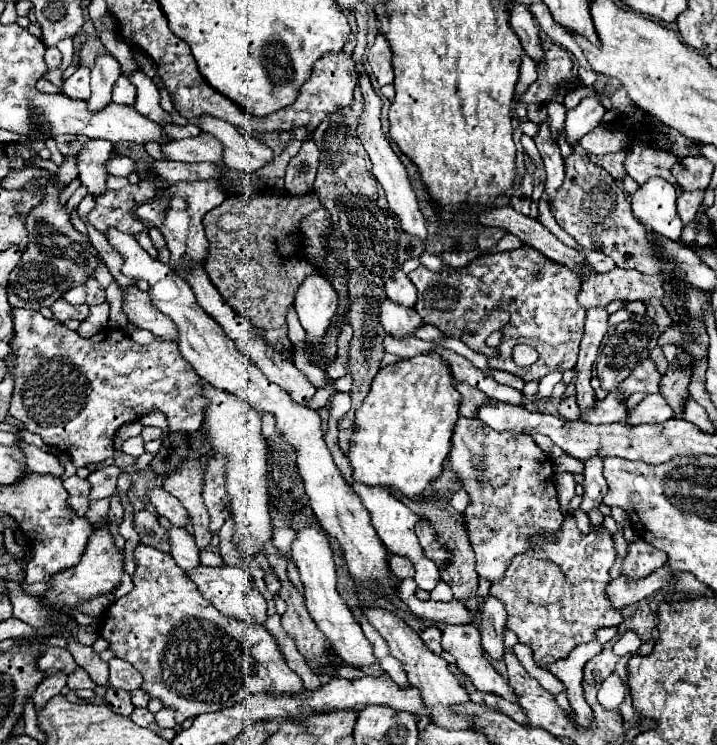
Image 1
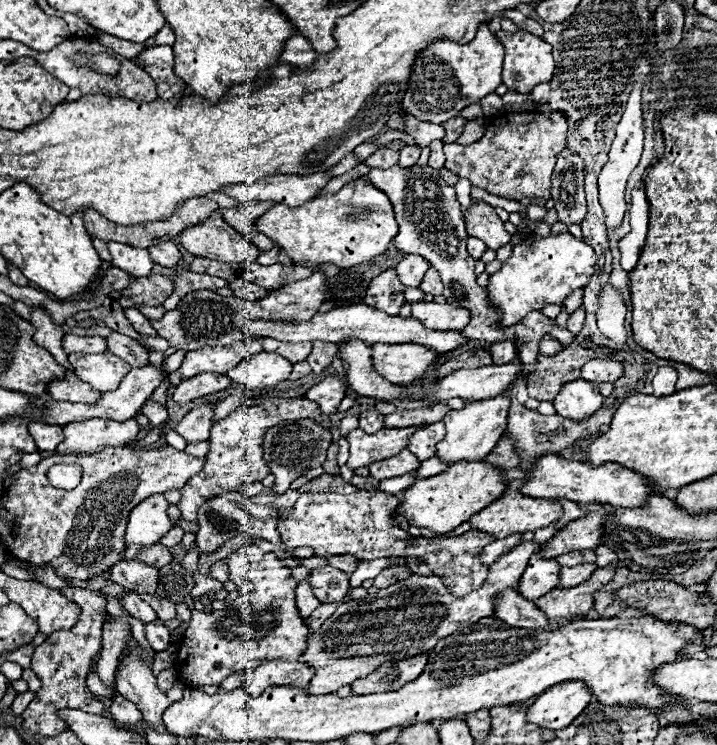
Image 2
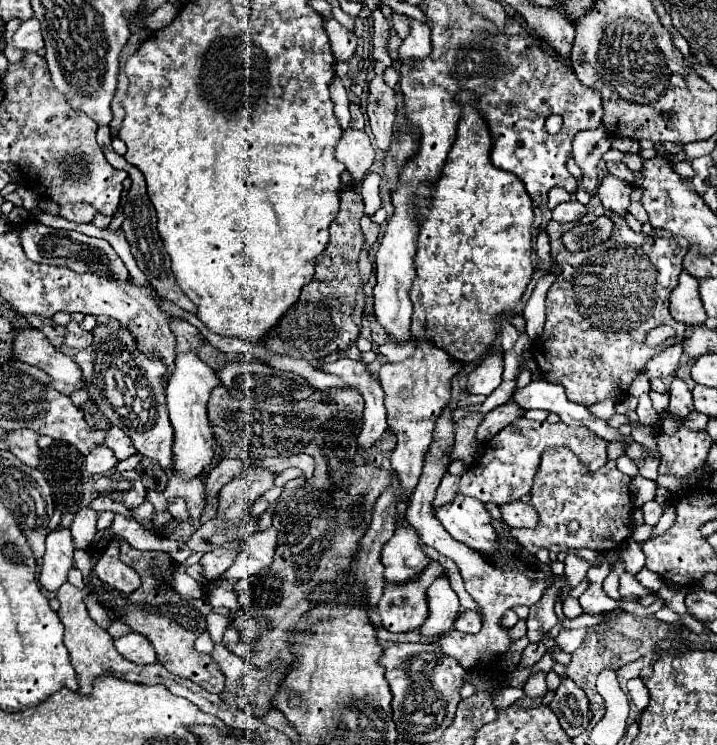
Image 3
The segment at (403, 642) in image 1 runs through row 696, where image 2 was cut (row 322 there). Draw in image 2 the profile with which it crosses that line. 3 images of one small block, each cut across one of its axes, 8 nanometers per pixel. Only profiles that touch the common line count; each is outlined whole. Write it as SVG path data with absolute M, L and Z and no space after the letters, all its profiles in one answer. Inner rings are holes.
M416 302L412 304L412 316L432 330L462 330L470 322L470 310L460 304Z

